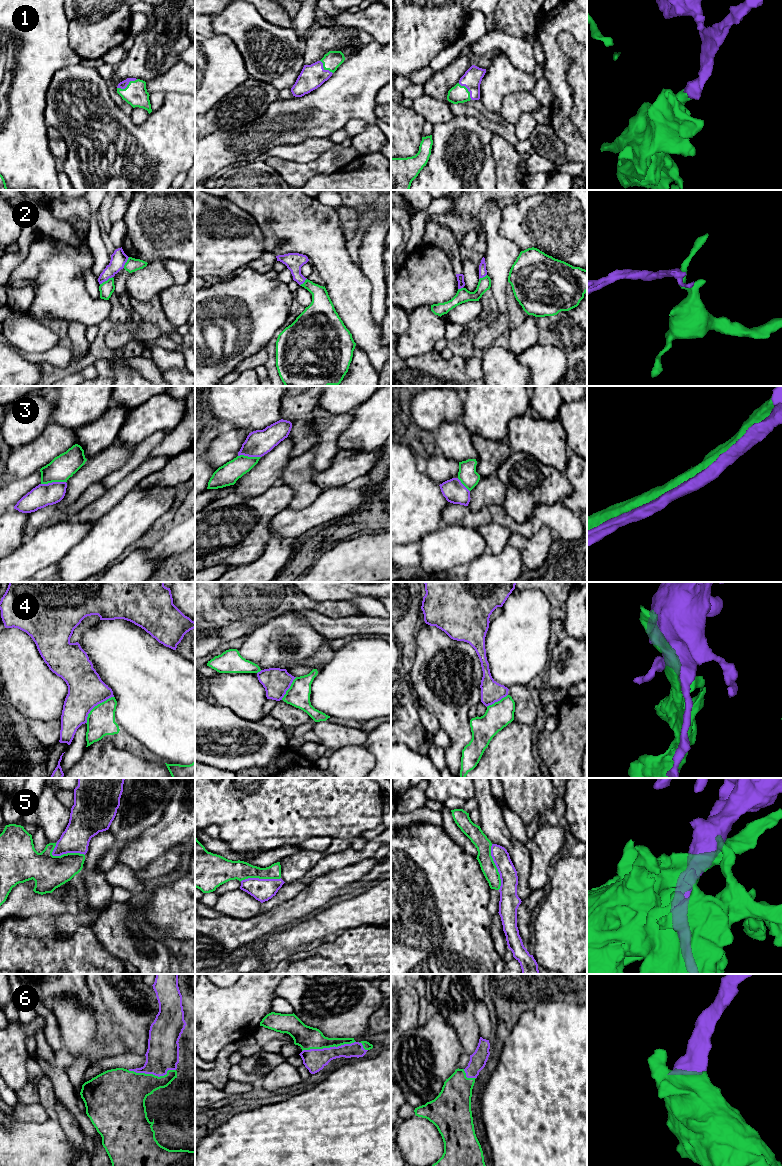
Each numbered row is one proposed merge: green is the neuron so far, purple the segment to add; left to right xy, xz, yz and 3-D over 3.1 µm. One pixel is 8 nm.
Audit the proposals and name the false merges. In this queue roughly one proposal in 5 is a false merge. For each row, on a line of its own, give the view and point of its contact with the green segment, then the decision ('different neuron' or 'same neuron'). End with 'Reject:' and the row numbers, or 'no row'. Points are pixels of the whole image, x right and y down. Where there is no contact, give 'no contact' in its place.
1: meets green in xy at (127, 85); same neuron
2: meets green in xy at (107, 280); different neuron
3: meets green in xy at (53, 481); different neuron
4: meets green in xy at (95, 706); different neuron
5: meets green in yz at (496, 867); same neuron
6: meets green in xz at (328, 1047); same neuron
Reject: 2, 3, 4

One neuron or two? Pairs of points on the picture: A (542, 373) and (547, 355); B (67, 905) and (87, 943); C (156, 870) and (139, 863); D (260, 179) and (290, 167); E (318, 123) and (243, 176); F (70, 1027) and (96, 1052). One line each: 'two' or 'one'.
A: one
B: two
C: two
D: two
E: two
F: one

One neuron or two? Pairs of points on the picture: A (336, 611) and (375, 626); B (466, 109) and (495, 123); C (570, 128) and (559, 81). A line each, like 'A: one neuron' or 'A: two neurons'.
A: two neurons
B: one neuron
C: one neuron

